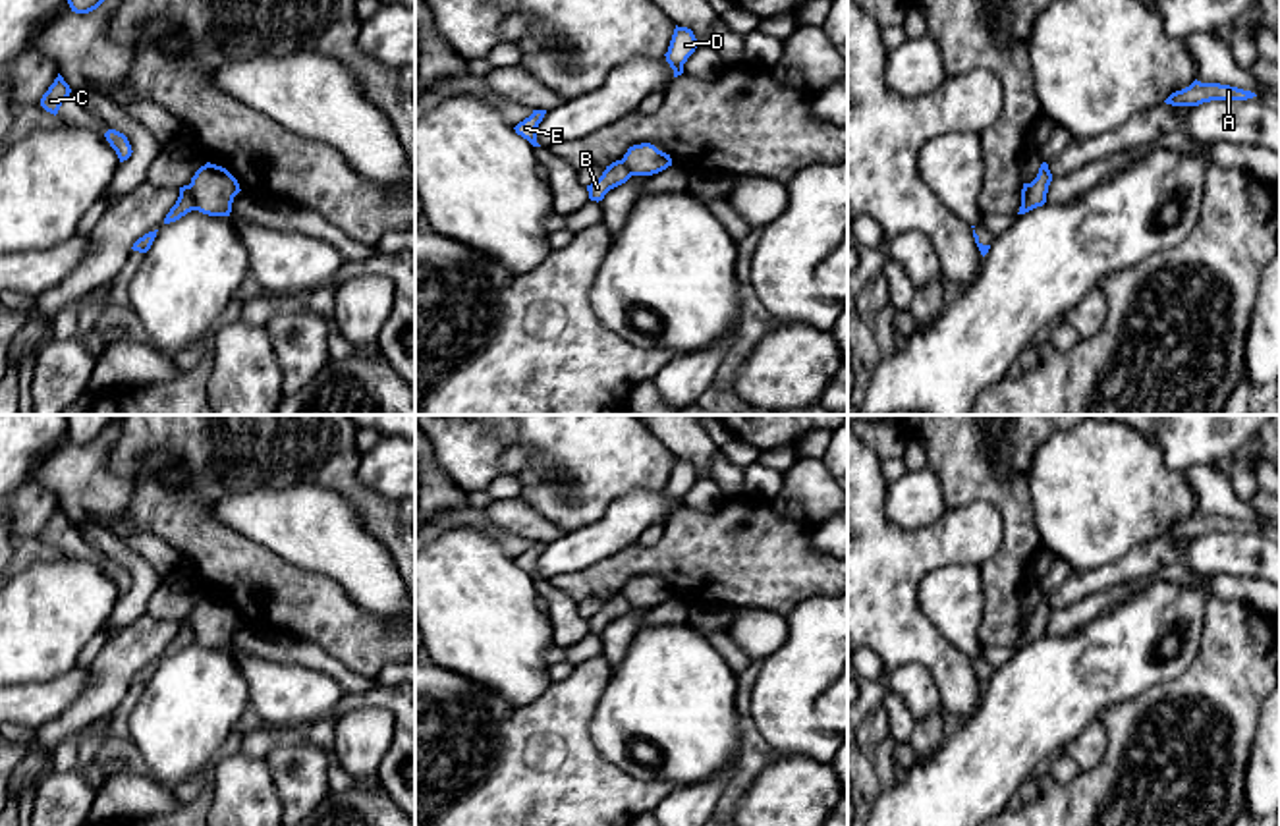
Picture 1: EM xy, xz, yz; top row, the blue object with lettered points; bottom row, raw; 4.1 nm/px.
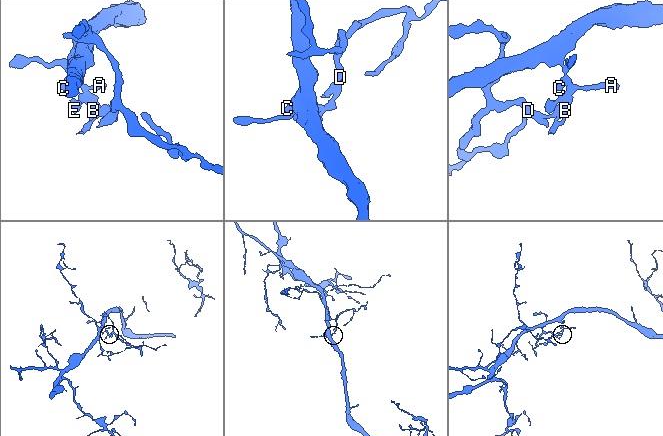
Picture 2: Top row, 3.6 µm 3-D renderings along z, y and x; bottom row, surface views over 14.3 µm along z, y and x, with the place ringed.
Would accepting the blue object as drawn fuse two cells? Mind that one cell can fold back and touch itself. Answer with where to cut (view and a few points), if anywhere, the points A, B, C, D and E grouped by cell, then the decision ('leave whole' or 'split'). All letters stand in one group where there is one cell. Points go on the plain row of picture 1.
xy (188, 618), (195, 641) | A B C E / D | split

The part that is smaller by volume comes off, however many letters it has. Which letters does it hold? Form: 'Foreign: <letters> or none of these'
Foreign: D

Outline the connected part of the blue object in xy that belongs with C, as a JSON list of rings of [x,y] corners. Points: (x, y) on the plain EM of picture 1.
[[[58,506],[58,509],[54,511],[54,515],[48,519],[48,523],[42,527],[41,531],[41,538],[50,544],[50,546],[58,546],[60,538],[64,533],[68,533],[71,521],[70,517],[64,513],[64,509]]]

